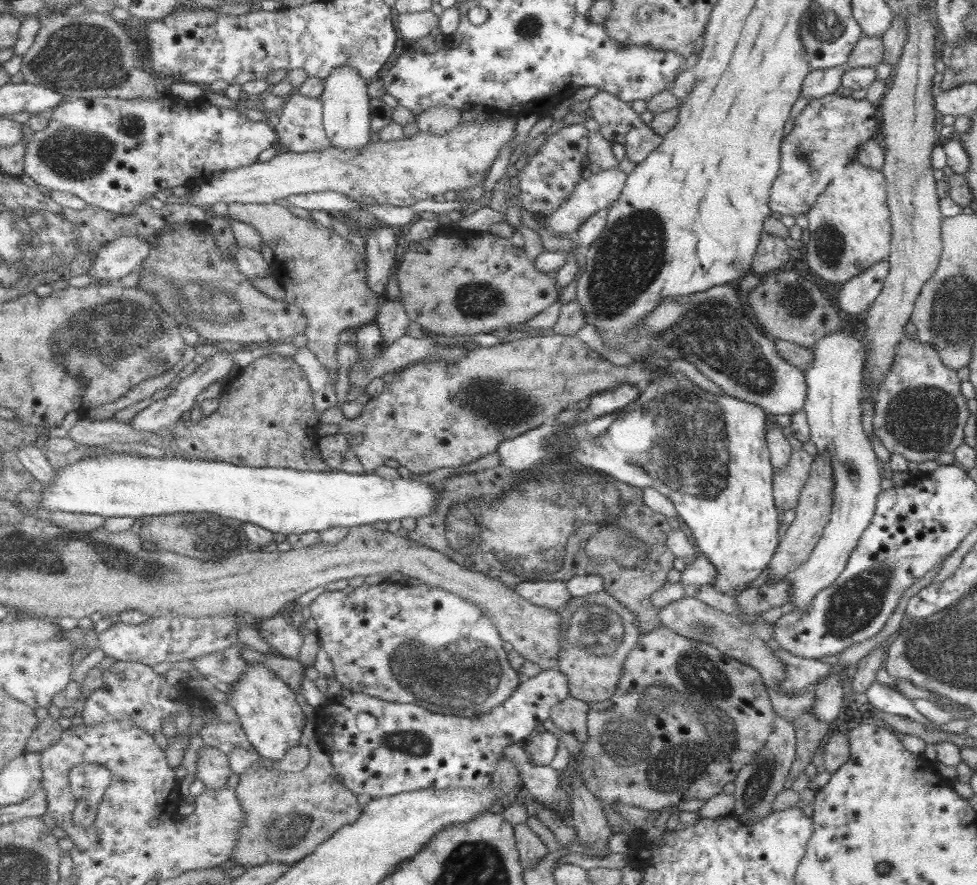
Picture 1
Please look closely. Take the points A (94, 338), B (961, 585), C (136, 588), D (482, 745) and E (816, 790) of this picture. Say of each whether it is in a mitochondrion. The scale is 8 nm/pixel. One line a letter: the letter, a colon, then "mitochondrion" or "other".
A: mitochondrion
B: mitochondrion
C: other
D: other
E: other

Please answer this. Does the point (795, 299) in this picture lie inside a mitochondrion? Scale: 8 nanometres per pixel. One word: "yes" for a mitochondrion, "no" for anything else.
yes

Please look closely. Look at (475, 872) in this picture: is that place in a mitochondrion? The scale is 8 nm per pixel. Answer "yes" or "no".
yes

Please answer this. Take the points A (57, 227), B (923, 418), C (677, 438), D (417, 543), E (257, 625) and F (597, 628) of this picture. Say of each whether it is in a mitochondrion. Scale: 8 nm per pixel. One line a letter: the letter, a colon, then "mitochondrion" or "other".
A: mitochondrion
B: mitochondrion
C: mitochondrion
D: other
E: other
F: mitochondrion

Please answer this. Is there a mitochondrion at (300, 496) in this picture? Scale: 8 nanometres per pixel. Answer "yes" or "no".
no

